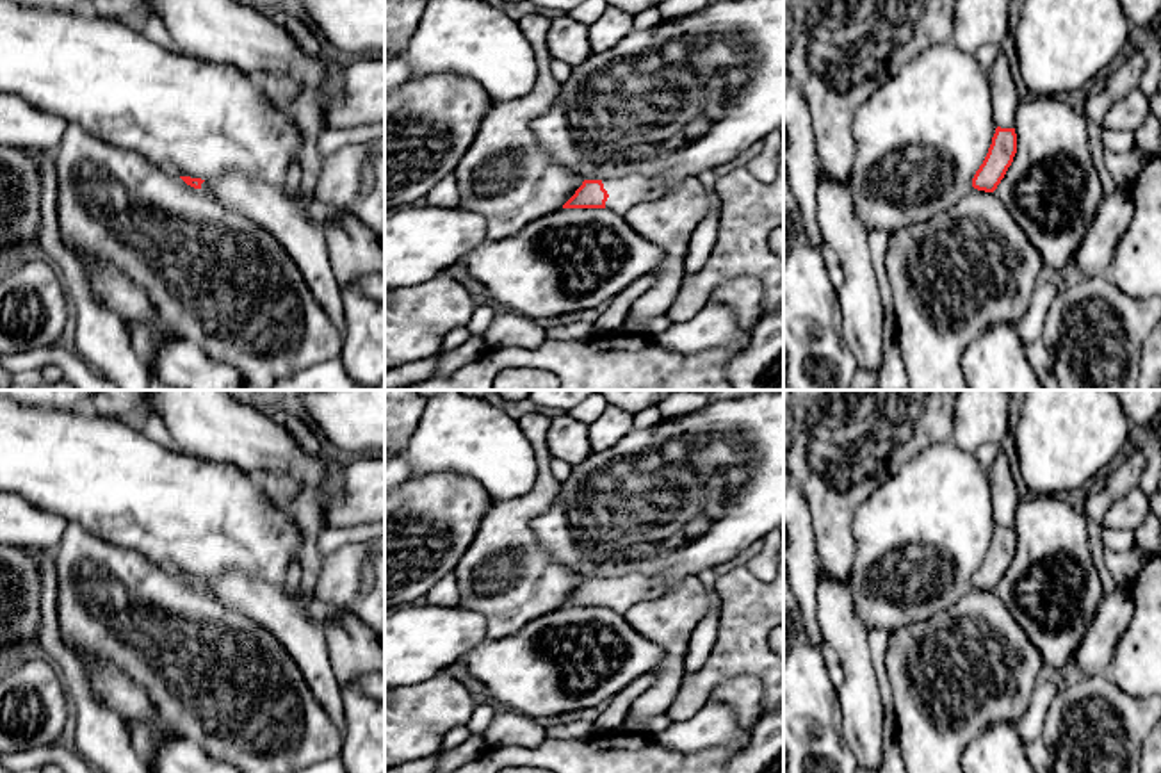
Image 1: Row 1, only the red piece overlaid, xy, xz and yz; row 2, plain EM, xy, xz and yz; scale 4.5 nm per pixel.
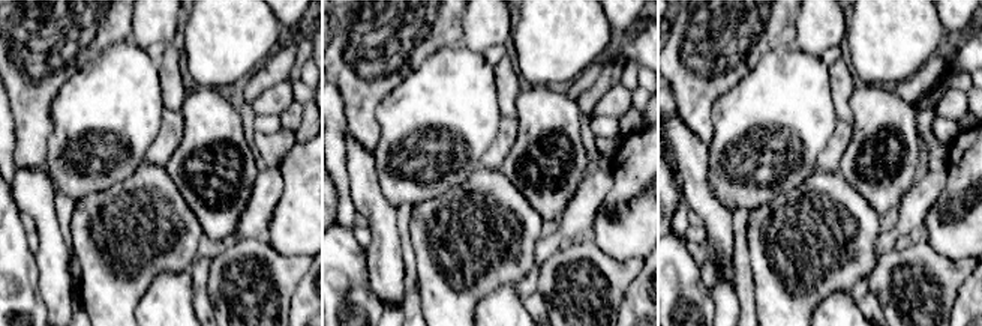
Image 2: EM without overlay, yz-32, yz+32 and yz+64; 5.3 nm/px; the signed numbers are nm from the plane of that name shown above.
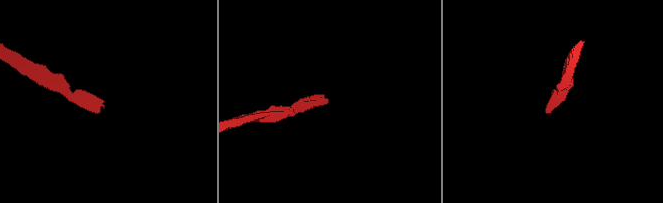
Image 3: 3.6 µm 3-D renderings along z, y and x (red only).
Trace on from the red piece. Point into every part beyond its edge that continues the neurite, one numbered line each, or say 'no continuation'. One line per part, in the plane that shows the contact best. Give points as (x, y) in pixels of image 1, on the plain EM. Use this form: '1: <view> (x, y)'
1: xz (624, 592)

